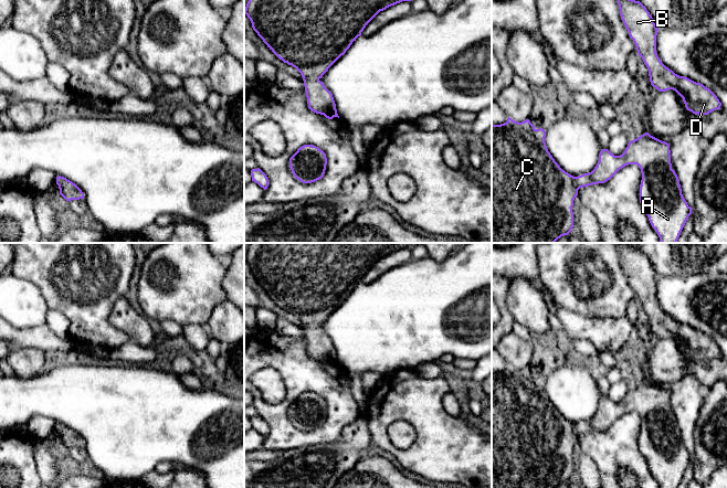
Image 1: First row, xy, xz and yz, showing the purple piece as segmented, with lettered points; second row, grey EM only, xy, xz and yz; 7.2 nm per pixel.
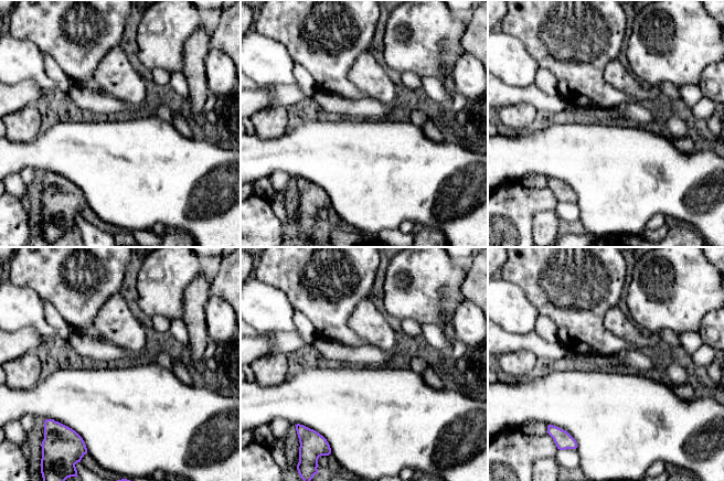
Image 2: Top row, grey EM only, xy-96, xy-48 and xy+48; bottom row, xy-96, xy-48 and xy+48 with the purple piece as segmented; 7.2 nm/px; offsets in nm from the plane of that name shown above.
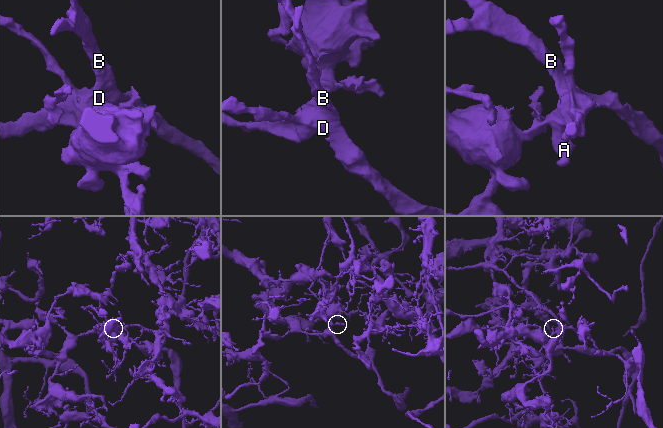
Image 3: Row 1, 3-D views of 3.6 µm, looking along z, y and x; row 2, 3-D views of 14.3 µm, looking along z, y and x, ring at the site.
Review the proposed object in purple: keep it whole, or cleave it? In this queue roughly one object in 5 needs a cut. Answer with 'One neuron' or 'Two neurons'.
One neuron

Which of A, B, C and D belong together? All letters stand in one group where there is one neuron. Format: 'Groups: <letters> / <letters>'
Groups: A B C D

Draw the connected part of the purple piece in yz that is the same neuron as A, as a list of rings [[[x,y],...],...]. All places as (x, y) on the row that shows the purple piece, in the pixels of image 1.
[[[507,118],[501,125],[492,125],[492,243],[555,243],[568,235],[573,227],[573,200],[583,187],[604,183],[628,165],[638,165],[641,169],[640,202],[661,243],[676,243],[692,214],[692,208],[685,201],[679,180],[672,169],[670,145],[649,132],[629,141],[624,152],[614,156],[608,149],[601,149],[599,161],[589,173],[573,177],[562,170],[548,151],[545,142],[546,131],[536,129],[529,119],[521,123]]]

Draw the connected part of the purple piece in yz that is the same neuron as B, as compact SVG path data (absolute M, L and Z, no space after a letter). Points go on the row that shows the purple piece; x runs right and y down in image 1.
M618 0L618 4L621 20L636 46L639 56L642 57L647 67L651 85L660 92L668 89L675 91L683 98L686 109L695 115L708 115L716 109L720 109L721 103L709 88L700 83L675 74L661 62L656 53L656 35L658 29L646 8L640 1L635 0Z

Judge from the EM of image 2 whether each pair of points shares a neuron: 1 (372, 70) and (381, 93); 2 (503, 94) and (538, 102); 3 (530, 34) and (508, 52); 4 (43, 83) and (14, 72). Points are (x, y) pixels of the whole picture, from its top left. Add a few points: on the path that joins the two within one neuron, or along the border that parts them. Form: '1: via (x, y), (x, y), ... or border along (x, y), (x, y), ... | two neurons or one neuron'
1: via (372, 75), (372, 79), (380, 87) | one neuron
2: via (512, 95), (529, 95) | one neuron
3: border along (501, 30), (519, 39), (536, 63) | two neurons
4: via (36, 76), (32, 72), (21, 72) | one neuron

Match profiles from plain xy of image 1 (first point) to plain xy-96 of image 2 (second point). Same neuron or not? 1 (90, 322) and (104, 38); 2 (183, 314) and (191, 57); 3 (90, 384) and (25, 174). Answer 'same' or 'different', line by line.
1: same
2: different
3: different

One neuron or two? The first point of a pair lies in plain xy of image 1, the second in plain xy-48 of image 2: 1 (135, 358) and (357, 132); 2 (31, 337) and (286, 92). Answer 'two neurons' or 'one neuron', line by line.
1: two neurons
2: one neuron

